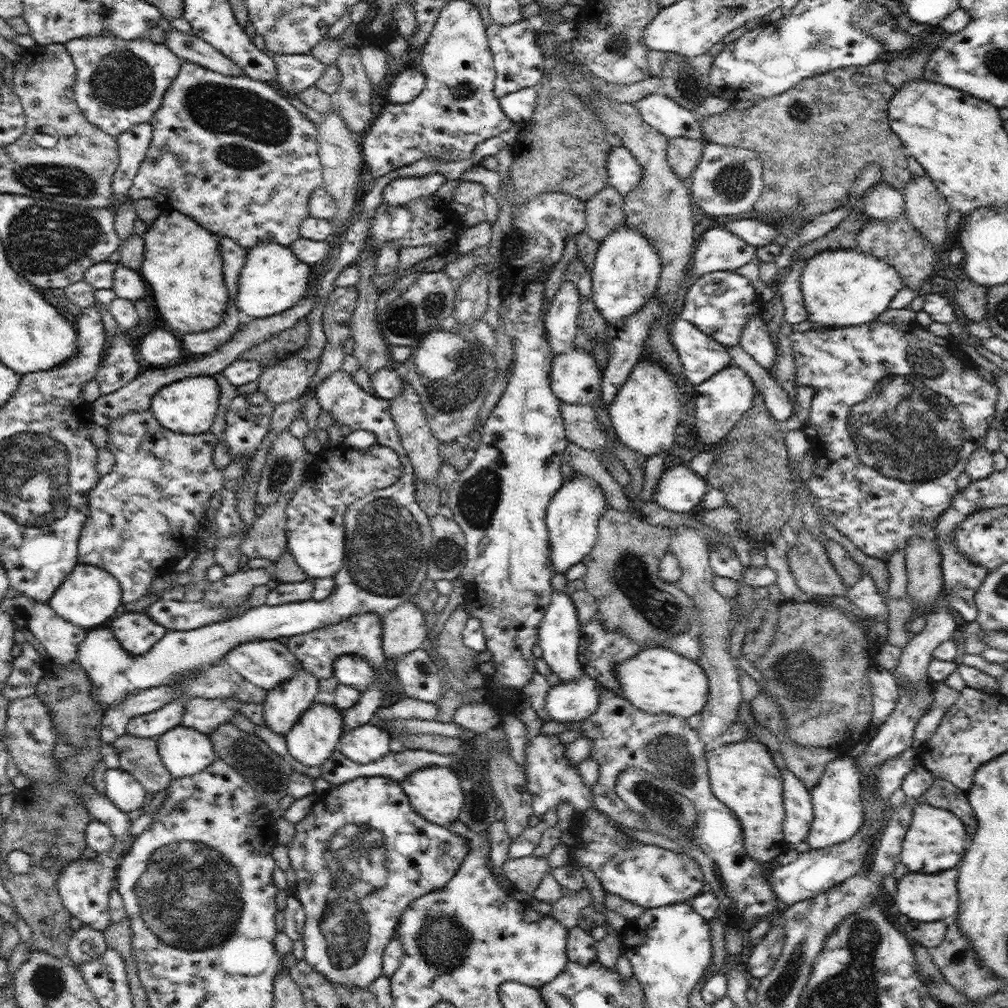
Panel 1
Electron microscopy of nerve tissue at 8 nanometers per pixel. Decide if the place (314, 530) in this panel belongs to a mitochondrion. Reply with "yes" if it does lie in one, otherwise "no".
no

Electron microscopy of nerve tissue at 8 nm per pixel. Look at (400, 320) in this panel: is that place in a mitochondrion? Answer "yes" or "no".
yes

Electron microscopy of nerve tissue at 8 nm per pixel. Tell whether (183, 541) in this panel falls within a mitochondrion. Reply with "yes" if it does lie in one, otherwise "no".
no

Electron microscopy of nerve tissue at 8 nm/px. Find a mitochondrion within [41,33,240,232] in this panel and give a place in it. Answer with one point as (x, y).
(122, 80)

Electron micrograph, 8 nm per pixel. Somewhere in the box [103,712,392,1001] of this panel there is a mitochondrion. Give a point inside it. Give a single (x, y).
(187, 894)

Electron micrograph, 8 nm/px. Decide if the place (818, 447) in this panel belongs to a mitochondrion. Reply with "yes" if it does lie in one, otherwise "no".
no

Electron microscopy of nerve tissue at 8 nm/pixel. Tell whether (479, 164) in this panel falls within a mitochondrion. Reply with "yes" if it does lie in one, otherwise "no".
no

